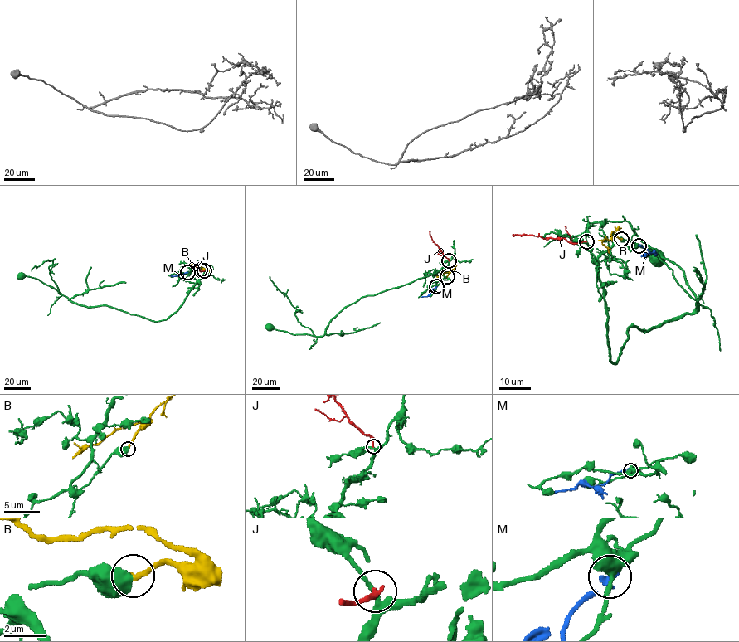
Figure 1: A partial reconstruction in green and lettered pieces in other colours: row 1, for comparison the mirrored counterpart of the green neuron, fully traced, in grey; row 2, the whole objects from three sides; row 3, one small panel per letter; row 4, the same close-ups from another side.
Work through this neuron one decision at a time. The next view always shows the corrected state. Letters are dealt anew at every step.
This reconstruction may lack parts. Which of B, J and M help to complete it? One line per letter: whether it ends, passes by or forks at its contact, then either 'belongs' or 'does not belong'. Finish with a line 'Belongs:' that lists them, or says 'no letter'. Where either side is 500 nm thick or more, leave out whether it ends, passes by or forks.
B: does not belong
J: it ends; does not belong
M: does not belong
Belongs: no letter

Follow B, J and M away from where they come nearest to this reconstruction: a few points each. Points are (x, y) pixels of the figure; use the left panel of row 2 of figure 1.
B: (200, 269), (203, 268), (190, 265)
J: (204, 270), (192, 267)
M: (187, 272), (171, 275)

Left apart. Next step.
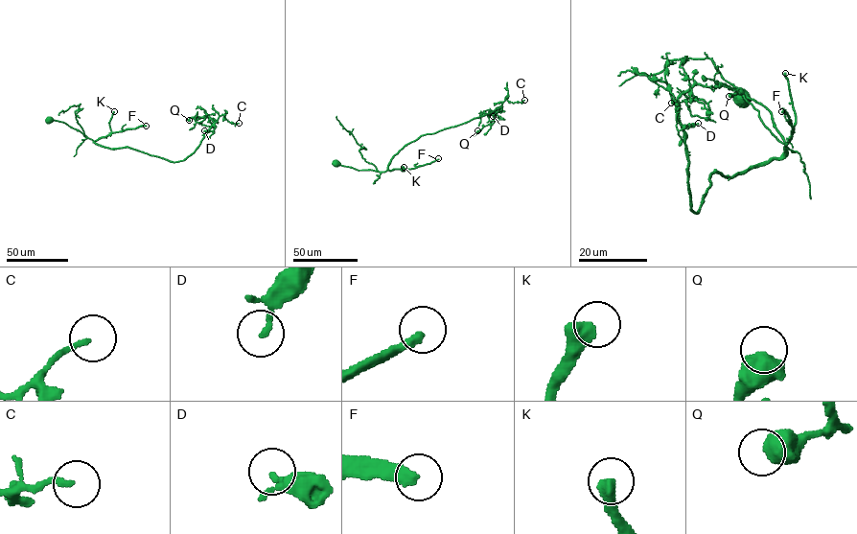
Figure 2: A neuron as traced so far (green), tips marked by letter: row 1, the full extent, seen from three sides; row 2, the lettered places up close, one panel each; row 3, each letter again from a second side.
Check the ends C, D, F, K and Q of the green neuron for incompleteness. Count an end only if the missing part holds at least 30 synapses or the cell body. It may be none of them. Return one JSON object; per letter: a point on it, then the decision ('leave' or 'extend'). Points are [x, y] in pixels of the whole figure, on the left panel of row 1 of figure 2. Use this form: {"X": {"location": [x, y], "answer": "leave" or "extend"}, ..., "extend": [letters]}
{"C": {"location": [239, 123], "answer": "leave"}, "D": {"location": [204, 130], "answer": "leave"}, "F": {"location": [146, 126], "answer": "extend"}, "K": {"location": [114, 111], "answer": "extend"}, "Q": {"location": [189, 120], "answer": "leave"}, "extend": ["F", "K"]}

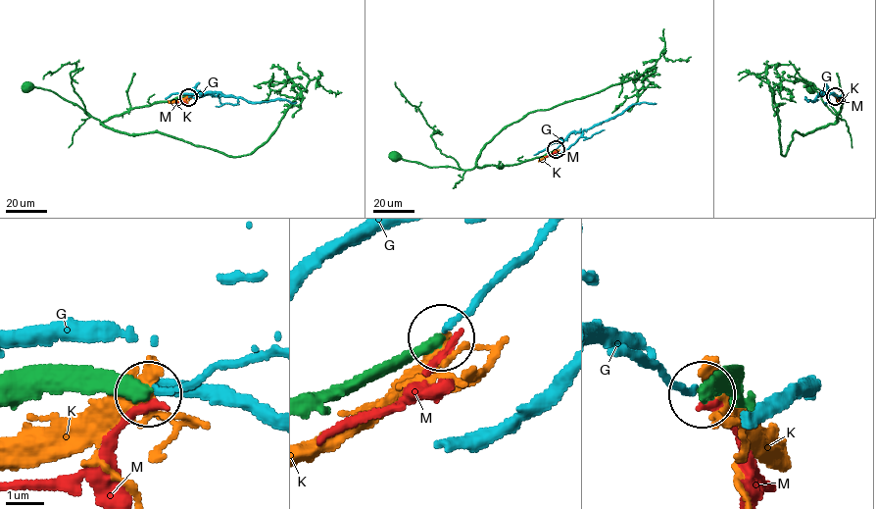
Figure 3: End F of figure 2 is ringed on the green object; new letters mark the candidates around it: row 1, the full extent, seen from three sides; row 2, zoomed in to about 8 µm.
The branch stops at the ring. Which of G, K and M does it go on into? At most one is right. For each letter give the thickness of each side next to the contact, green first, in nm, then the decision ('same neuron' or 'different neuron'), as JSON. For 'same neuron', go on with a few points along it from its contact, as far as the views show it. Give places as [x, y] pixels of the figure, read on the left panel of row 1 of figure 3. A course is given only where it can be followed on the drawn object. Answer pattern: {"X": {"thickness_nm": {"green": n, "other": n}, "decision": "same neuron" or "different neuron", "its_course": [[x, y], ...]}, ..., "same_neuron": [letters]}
{"G": {"thickness_nm": {"green": 360, "other": 140}, "decision": "different neuron"}, "K": {"thickness_nm": {"green": 400, "other": 460}, "decision": "different neuron"}, "M": {"thickness_nm": {"green": 360, "other": 240}, "decision": "different neuron"}, "same_neuron": []}

